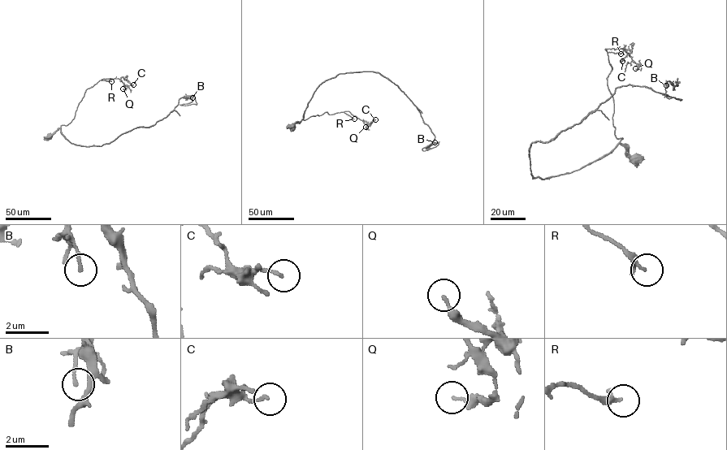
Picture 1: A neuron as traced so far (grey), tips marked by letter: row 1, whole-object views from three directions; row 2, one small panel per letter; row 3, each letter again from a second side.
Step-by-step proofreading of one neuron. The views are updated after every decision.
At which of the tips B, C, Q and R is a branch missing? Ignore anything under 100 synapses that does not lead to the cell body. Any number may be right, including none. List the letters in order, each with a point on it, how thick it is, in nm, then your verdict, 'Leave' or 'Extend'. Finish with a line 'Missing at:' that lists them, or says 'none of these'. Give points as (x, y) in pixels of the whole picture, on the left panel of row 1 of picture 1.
B: Place: (192, 97). Thickness 140 nm. Leave
C: Place: (133, 84). Thickness 120 nm. Leave
Q: Place: (123, 88). Thickness 200 nm. Leave
R: Place: (111, 81). Thickness 220 nm. Extend
Missing at: R

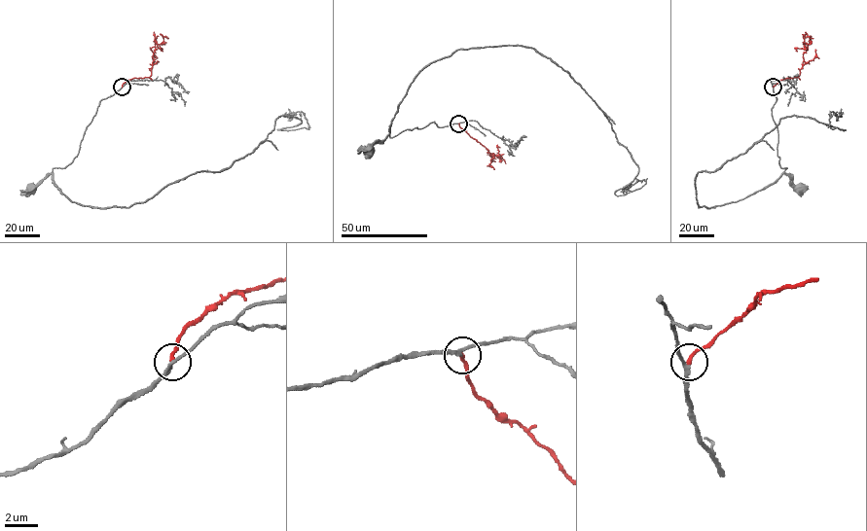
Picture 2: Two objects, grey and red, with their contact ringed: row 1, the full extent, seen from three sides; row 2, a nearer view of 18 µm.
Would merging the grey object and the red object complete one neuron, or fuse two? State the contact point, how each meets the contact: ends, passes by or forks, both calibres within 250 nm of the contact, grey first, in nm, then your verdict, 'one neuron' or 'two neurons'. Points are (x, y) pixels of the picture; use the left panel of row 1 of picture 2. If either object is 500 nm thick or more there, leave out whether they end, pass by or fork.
place (122, 87); grey passes by; red ends; calibres 190 and 220 nm; one neuron

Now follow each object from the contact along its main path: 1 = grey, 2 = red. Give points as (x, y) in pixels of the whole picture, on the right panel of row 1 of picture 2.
1: (773, 87), (776, 98), (772, 115), (777, 127), (779, 163), (781, 168), (787, 168), (784, 172), (800, 189)
2: (773, 87), (780, 80), (799, 76), (803, 54), (807, 49), (805, 45), (810, 43), (809, 37), (802, 34)

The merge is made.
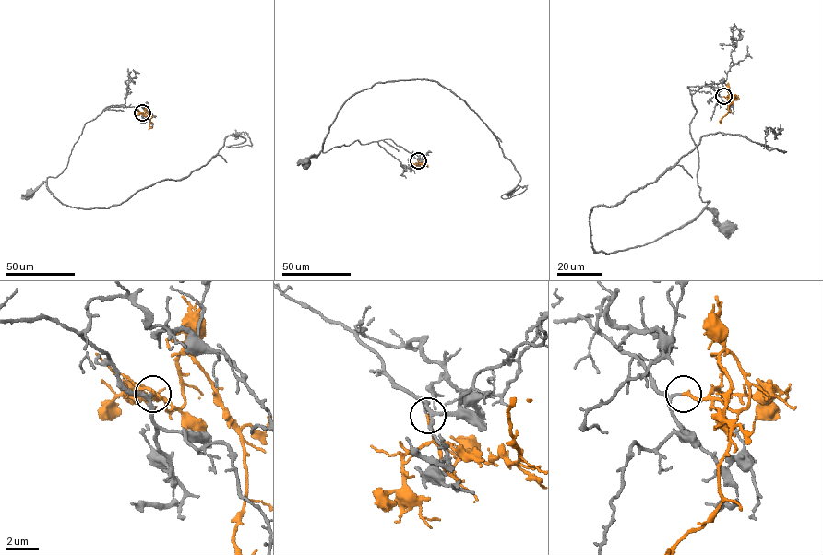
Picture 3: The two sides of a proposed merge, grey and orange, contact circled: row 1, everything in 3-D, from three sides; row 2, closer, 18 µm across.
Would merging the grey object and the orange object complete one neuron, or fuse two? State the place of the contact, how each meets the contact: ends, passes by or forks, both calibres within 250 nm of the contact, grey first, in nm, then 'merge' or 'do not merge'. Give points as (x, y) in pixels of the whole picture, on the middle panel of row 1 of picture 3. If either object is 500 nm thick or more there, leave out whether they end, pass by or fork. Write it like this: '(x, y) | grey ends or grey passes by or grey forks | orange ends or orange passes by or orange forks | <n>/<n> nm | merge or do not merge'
(418, 160) | grey passes by | orange ends | 140/190 nm | merge

